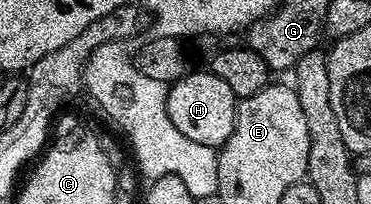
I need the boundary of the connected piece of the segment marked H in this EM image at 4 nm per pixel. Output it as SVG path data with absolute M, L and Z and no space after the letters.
M192 71L184 79L173 82L166 94L168 119L172 119L176 131L180 131L180 135L188 135L188 139L193 139L195 143L215 147L221 147L232 135L238 102L239 98L234 96L232 87L209 71Z

